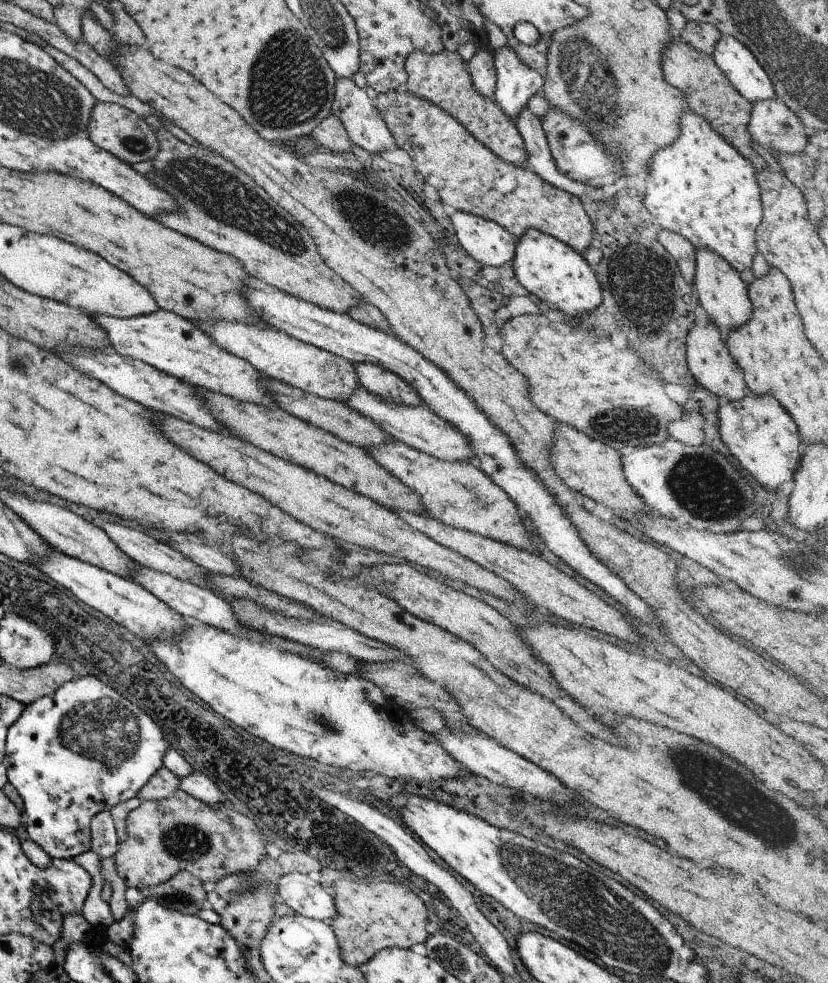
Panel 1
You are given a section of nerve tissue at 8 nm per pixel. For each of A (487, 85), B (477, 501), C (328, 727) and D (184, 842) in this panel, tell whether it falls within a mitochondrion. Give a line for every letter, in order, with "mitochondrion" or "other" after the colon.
A: other
B: mitochondrion
C: mitochondrion
D: mitochondrion

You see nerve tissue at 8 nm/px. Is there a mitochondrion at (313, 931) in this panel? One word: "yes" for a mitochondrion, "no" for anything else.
no

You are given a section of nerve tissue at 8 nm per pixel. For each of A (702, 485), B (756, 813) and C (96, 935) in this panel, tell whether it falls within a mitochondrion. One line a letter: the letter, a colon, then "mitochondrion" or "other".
A: mitochondrion
B: mitochondrion
C: other

